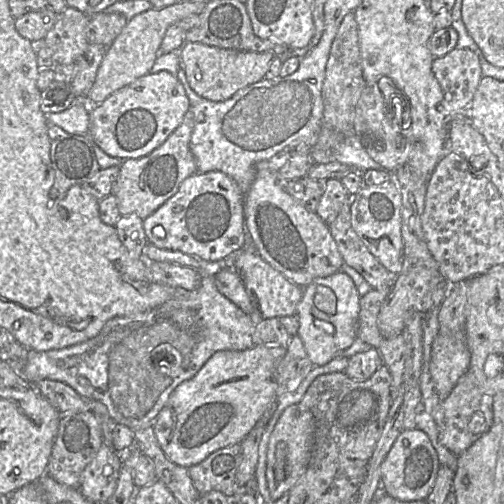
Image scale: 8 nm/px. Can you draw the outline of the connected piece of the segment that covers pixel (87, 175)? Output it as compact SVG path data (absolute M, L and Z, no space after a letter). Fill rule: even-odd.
M48 122L50 157L55 174L50 198L61 199L73 185L83 185L101 168L90 134L75 135Z

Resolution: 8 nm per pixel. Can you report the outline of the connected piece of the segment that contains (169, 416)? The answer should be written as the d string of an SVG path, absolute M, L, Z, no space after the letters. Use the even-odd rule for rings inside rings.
M257 344L245 350L217 351L195 376L179 384L153 422L156 439L167 458L177 465L189 468L220 448L240 443L269 403L275 400L277 368L286 350L281 346Z

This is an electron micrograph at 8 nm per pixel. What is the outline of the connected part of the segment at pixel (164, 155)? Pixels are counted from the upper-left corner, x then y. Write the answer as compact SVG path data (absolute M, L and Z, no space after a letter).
M189 109L180 125L159 147L143 157L121 162L119 176L112 192L117 198L120 215L136 214L145 219L178 191L184 179L197 172L196 161L190 150L193 128L194 114Z

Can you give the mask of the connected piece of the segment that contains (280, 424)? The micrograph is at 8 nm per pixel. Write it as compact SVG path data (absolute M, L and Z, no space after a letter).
M292 404L282 412L271 433L266 456L266 480L272 500L288 493L304 473L311 455L314 432L315 422L310 411Z

